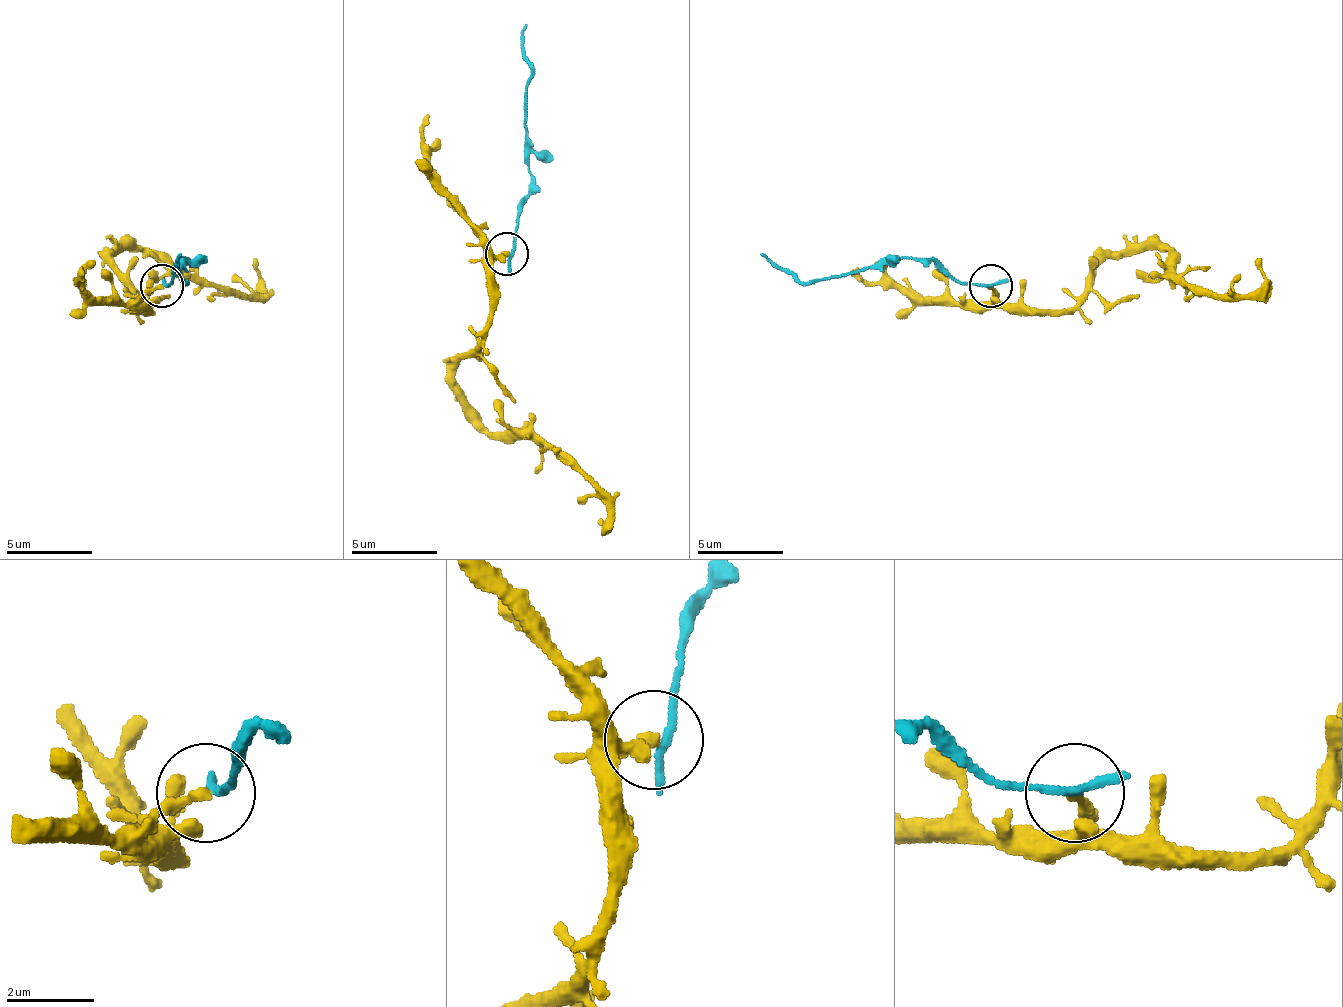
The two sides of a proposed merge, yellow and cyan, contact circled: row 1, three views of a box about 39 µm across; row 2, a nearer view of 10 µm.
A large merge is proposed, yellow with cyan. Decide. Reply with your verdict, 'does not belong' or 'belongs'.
does not belong

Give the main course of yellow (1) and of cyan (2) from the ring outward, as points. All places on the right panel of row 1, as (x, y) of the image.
1: (991, 287), (1000, 304), (1069, 309), (1107, 257), (1163, 248), (1211, 296), (1254, 291), (1262, 283), (1258, 257)
2: (991, 287), (957, 283), (918, 257), (879, 257), (798, 283), (759, 253)

